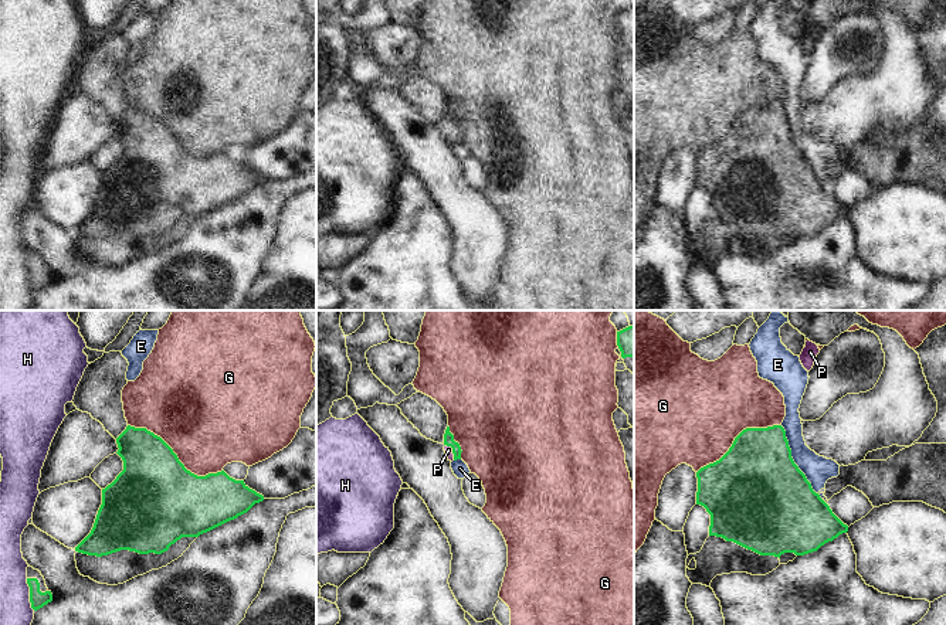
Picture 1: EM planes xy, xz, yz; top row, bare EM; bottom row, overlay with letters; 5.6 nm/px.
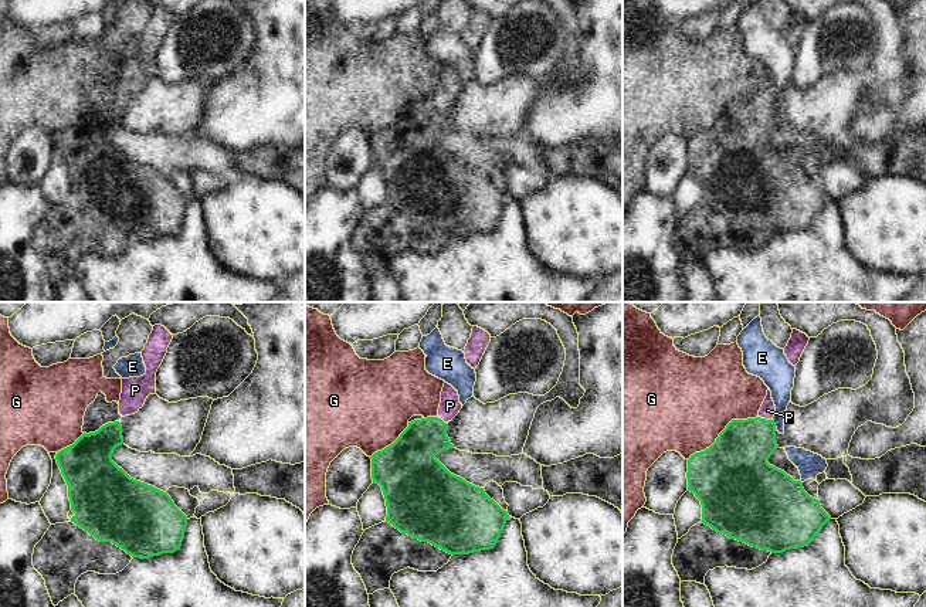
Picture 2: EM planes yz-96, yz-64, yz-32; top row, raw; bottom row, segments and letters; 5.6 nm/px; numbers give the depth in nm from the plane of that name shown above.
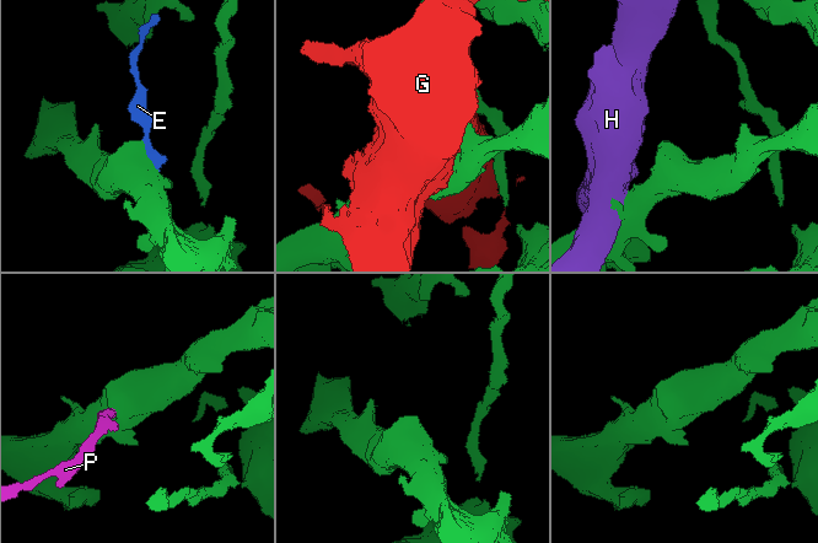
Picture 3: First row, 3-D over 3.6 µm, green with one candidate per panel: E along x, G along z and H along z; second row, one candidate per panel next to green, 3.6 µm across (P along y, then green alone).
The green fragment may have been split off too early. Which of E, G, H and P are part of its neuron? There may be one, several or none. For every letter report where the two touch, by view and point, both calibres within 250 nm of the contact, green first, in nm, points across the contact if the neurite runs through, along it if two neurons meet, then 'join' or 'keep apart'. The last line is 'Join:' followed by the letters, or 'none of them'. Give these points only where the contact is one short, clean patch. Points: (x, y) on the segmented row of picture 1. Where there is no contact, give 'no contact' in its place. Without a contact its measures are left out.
E: meets green in yz at (793, 462); 500 nm thick on the green side, 160 nm on the other; border along yz (780, 425), (786, 434), (793, 462), (821, 499); keep apart
G: meets green in xy at (176, 455); 460 nm thick on the green side, 500 nm on the other; keep apart
H: meets green in xy at (30, 594); 90 nm thick on the green side, 180 nm on the other; keep apart
P: meets green in xz at (453, 451); 60 nm thick on the green side, 50 nm on the other; runs through xz (448, 438), (453, 451), (448, 451); join
Join: P

